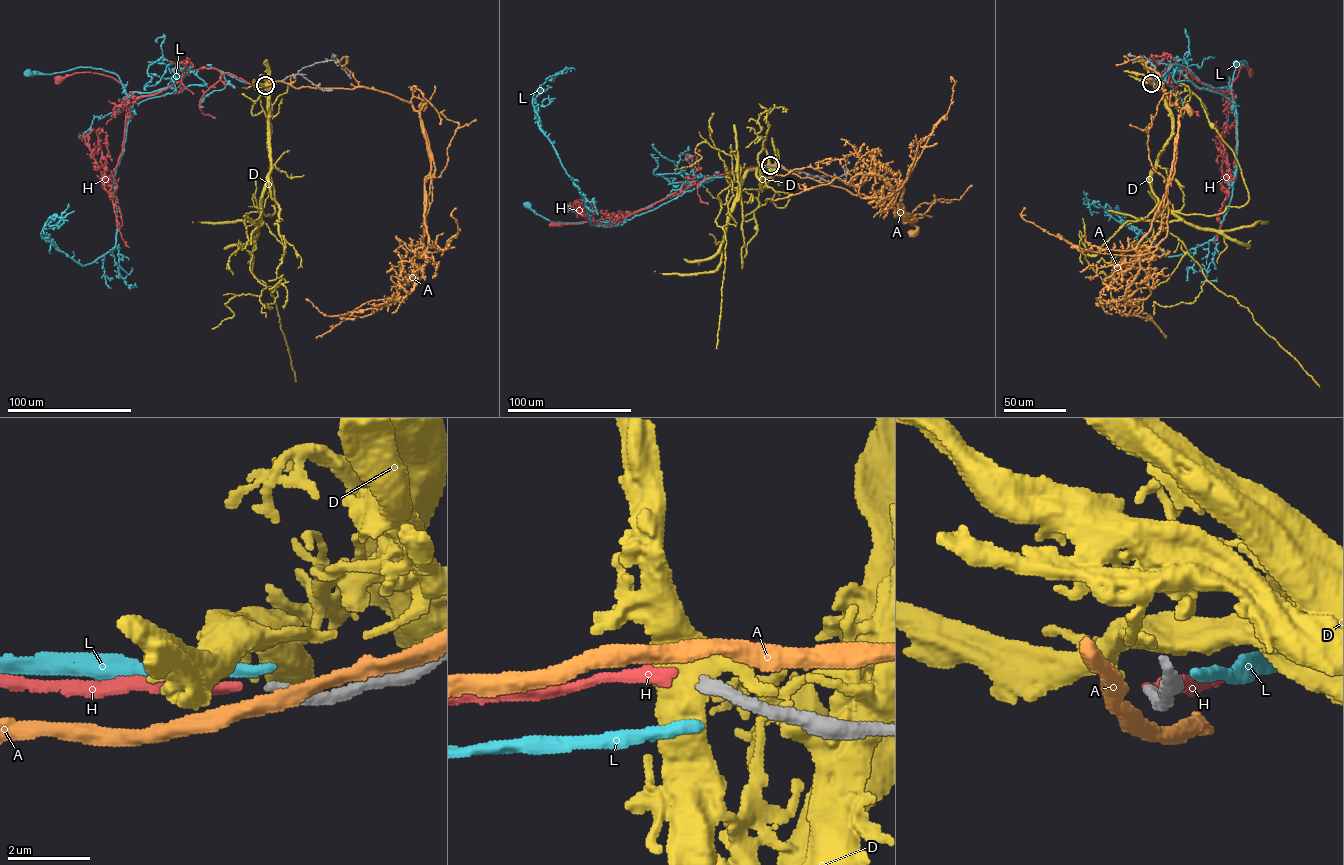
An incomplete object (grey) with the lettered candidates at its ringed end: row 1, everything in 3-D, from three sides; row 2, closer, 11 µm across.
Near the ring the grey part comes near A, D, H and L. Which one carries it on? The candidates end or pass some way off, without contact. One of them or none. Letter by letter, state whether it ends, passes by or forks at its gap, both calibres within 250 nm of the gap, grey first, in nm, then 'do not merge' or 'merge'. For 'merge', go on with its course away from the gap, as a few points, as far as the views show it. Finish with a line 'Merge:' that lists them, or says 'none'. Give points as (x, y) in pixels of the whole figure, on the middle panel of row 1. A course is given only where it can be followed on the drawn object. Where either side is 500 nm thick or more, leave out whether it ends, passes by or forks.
A: it passes by; calibres 260 and 360 nm; do not merge
D: calibres 260 and 550 nm; do not merge
H: it ends; calibres 260 and 280 nm; merge; course (770, 165), (714, 174), (615, 222), (552, 224)
L: it ends; calibres 260 and 280 nm; do not merge
Merge: H

